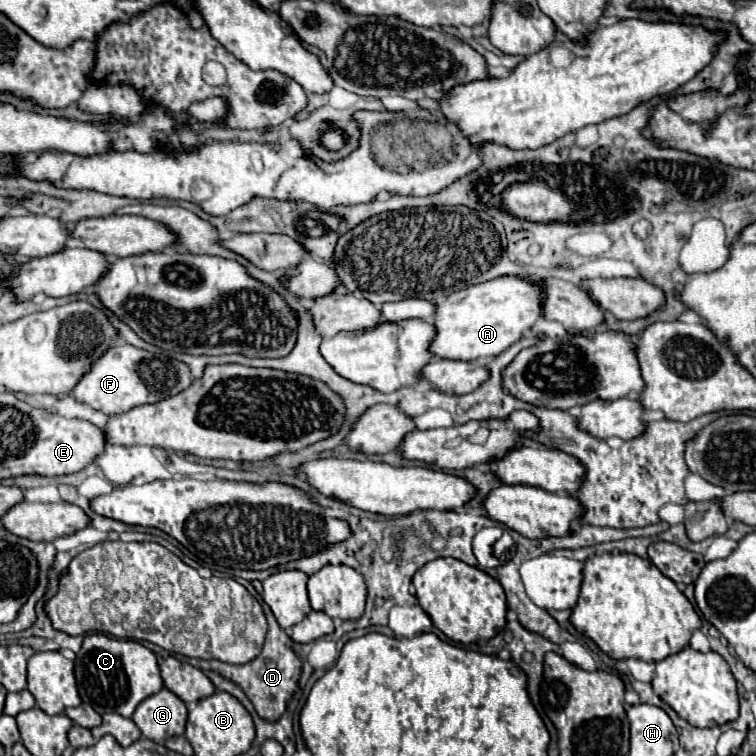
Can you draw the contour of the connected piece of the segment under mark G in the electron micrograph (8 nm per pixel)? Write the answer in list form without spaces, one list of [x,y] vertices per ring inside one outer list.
[[[163,687],[159,693],[137,705],[133,721],[141,729],[143,737],[155,743],[163,743],[173,735],[185,733],[187,707],[173,691]]]

